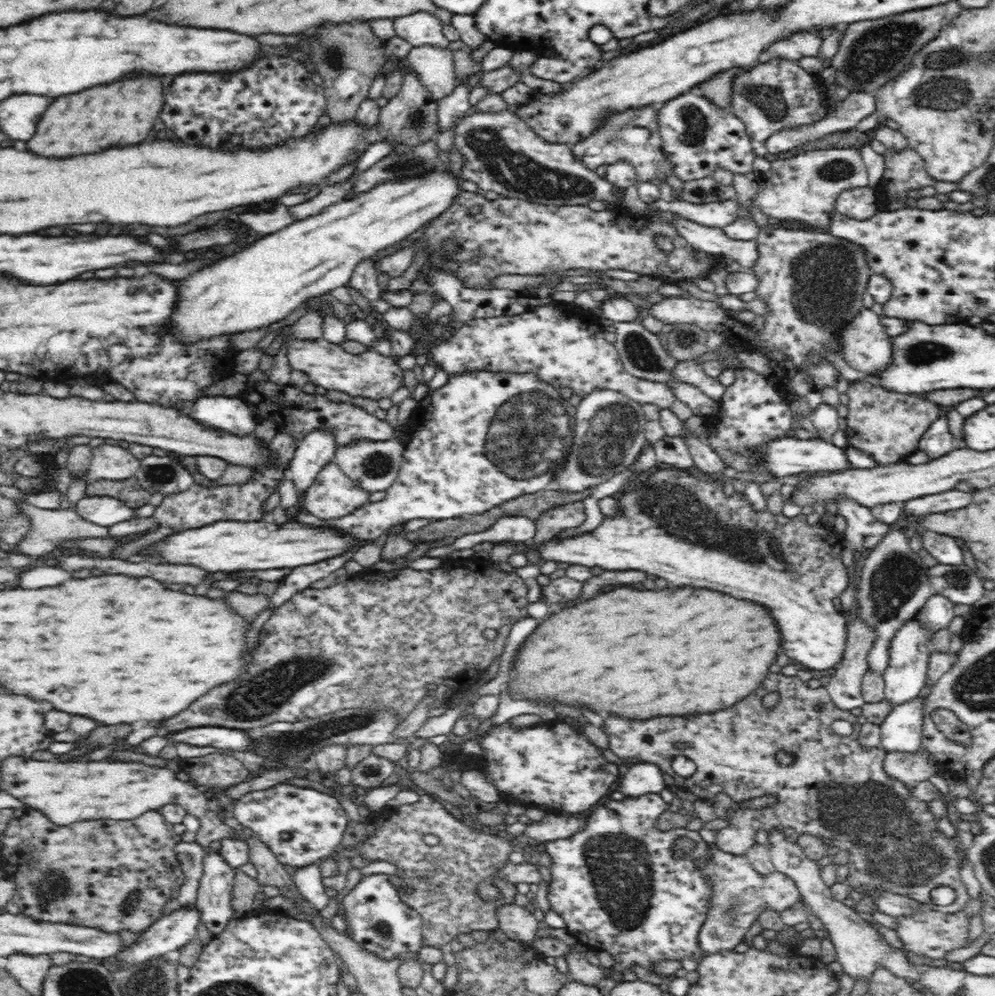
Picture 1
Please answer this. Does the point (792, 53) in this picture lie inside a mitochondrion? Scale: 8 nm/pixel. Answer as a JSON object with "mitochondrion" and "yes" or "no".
{"mitochondrion":"no"}

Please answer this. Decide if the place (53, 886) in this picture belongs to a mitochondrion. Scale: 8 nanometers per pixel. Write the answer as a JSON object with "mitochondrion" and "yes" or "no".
{"mitochondrion":"yes"}

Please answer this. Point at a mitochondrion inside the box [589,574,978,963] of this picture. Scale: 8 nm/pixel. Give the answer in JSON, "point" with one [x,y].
{"point":[892,849]}

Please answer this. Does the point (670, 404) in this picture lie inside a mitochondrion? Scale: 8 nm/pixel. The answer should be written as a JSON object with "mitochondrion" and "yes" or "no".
{"mitochondrion":"no"}

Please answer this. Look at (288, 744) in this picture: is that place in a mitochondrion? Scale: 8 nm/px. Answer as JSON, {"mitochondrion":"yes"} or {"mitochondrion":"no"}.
{"mitochondrion":"yes"}

